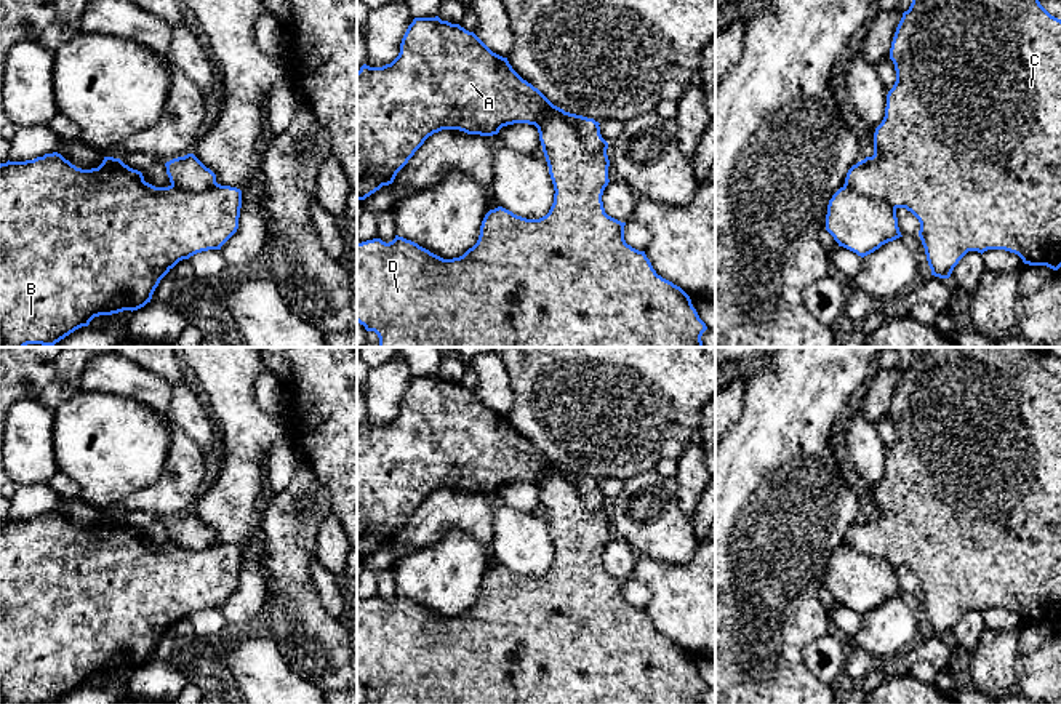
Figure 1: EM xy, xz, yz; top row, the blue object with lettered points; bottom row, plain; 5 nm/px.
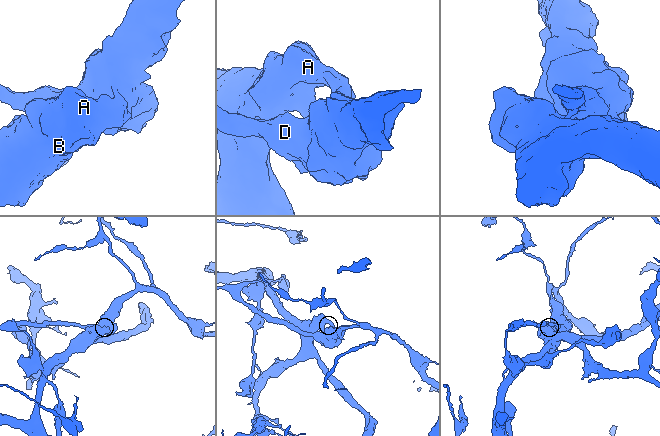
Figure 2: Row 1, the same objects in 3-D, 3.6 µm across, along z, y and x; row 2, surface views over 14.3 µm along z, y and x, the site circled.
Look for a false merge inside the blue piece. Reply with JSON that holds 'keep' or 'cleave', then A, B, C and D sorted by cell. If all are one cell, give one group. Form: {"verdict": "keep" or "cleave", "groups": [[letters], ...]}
{"verdict": "cleave", "groups": [["A", "B"], ["C", "D"]]}

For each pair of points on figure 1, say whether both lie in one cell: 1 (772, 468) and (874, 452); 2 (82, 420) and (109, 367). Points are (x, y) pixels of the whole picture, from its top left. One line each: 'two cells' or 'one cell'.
1: two cells
2: two cells

